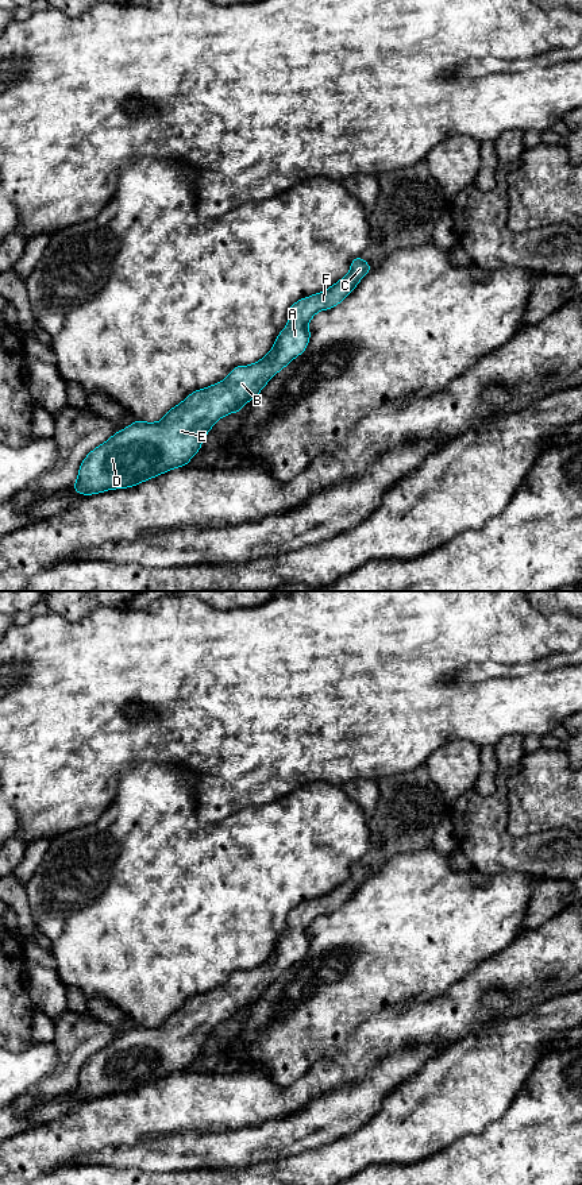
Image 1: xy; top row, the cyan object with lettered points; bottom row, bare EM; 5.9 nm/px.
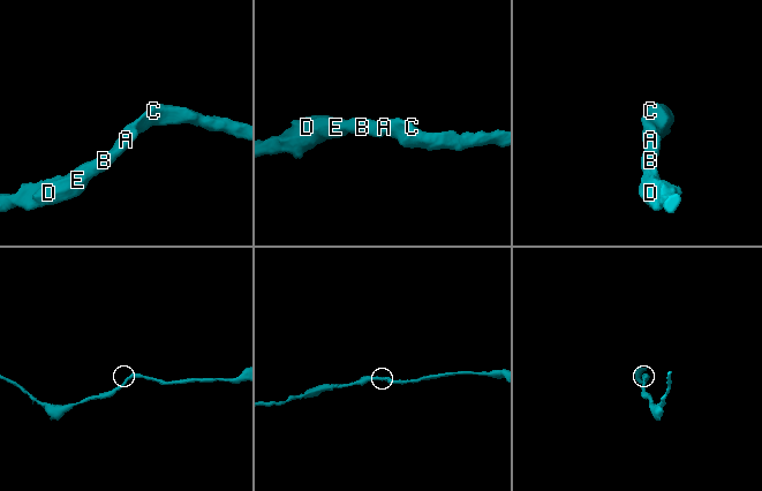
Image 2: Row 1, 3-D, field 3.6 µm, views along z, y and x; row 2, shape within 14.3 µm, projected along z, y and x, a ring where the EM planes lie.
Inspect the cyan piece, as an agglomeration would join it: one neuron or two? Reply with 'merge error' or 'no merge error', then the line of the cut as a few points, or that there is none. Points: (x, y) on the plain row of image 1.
no merge error; cut none

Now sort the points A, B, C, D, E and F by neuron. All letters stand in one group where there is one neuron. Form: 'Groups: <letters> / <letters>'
Groups: A B C D E F

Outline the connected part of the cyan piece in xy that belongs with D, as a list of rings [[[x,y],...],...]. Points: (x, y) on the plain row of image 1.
[[[361,861],[352,864],[344,883],[289,912],[289,929],[265,962],[250,970],[238,970],[224,985],[189,999],[161,1026],[136,1024],[112,1039],[82,1065],[74,1096],[90,1100],[126,1093],[188,1070],[217,1024],[240,1016],[280,974],[305,956],[312,922],[340,908],[370,875]]]

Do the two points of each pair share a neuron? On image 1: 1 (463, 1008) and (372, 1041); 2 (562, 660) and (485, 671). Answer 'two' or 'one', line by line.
1: one
2: one

